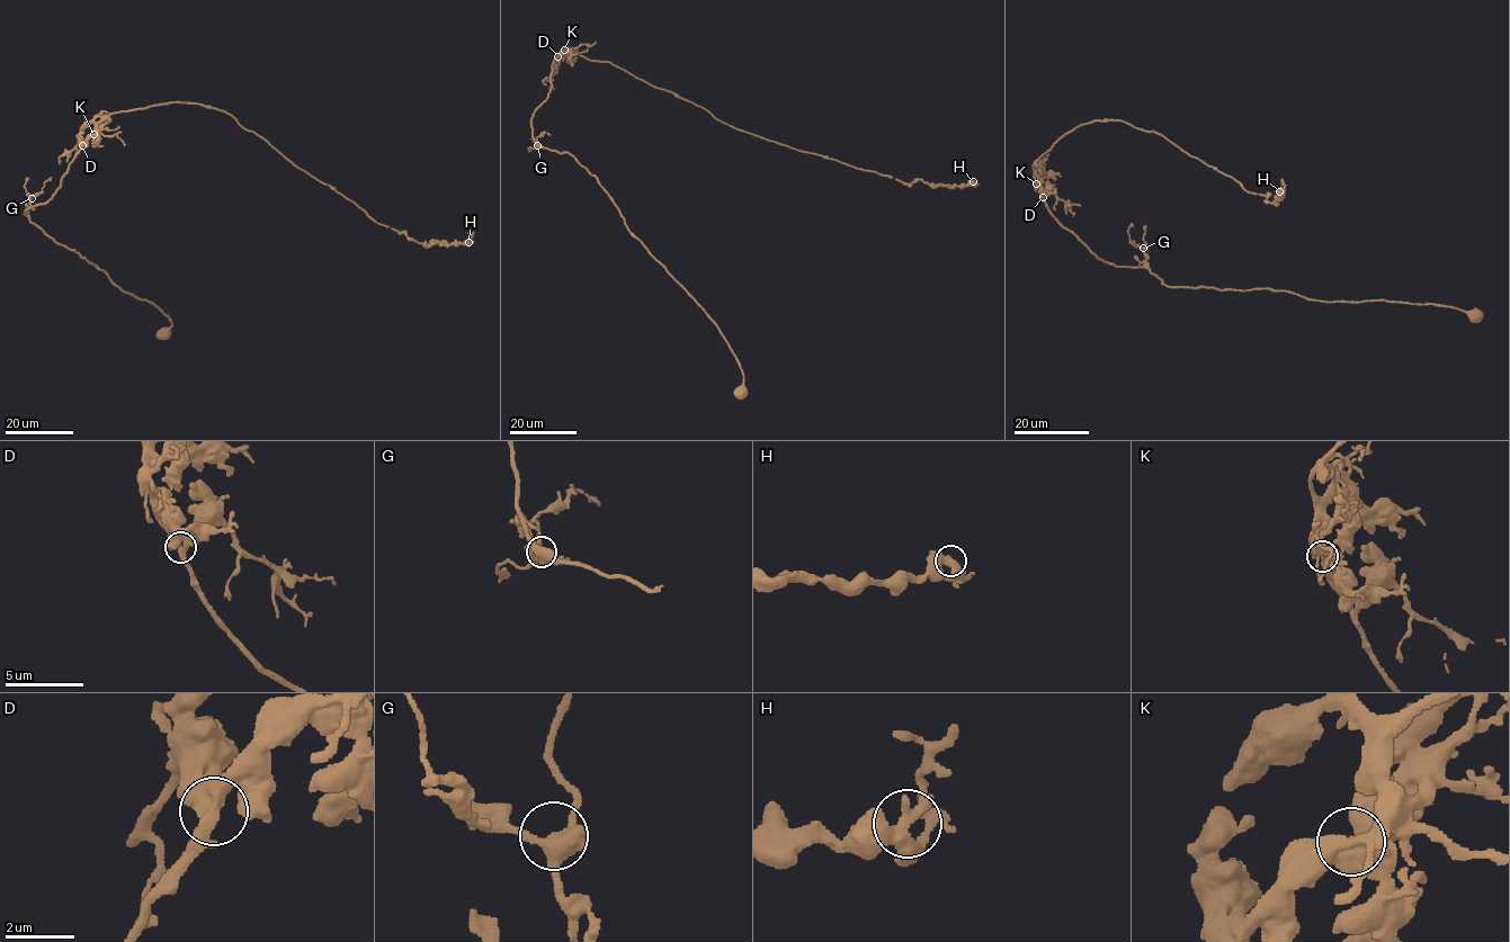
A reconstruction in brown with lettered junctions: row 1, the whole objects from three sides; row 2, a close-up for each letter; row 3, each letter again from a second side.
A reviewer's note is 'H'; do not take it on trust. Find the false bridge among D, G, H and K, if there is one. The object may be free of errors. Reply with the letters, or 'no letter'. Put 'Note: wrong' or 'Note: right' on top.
Note: wrong
no letter

